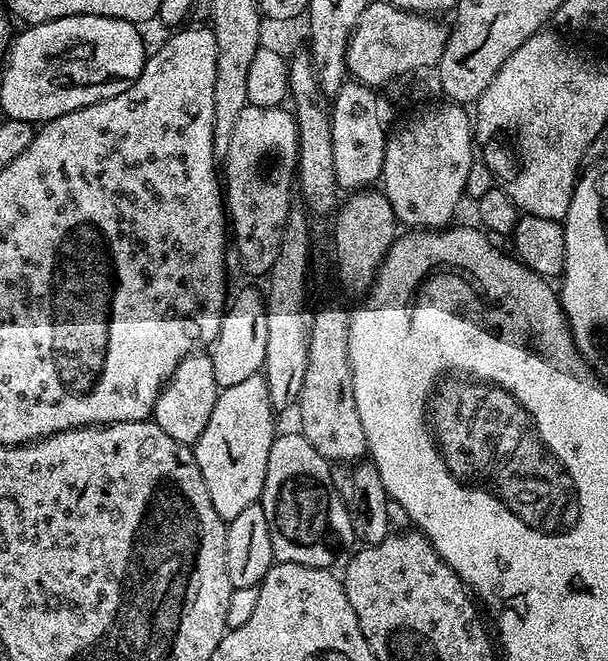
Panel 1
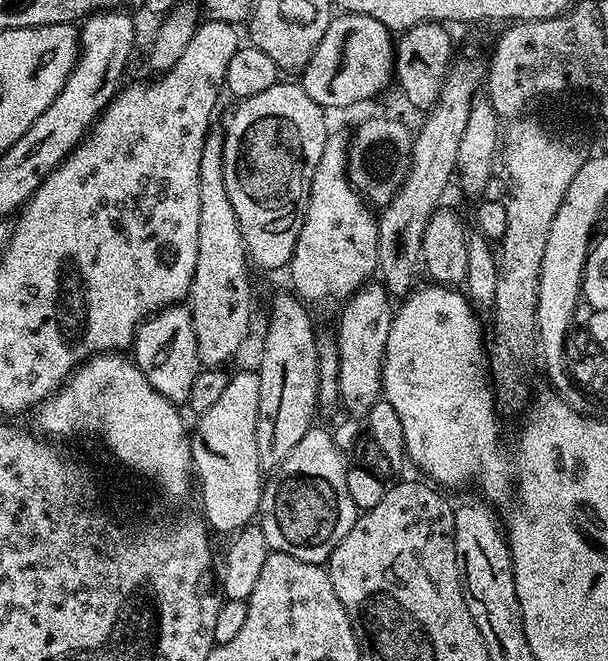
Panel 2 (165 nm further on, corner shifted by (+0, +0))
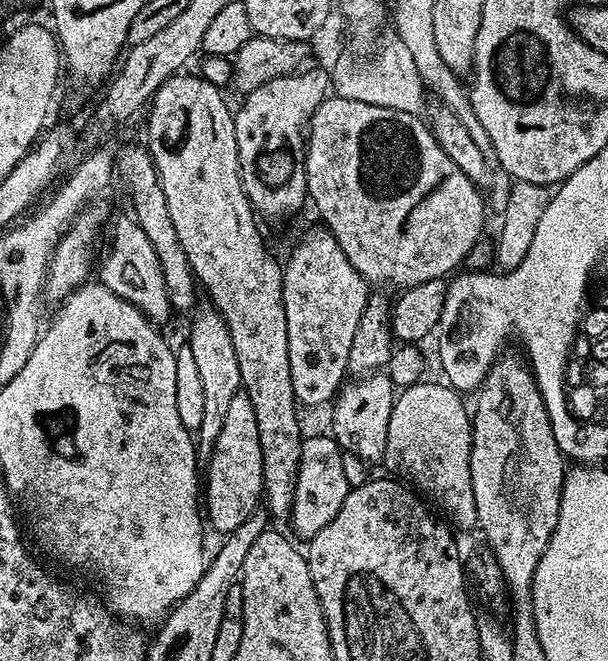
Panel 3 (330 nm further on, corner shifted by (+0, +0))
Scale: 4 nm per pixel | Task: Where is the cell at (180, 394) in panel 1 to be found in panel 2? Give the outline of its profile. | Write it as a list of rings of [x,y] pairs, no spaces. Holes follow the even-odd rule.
[[[187,303],[170,304],[152,313],[137,326],[134,359],[150,386],[154,386],[154,390],[158,390],[162,398],[177,406],[187,405],[190,390],[196,385],[196,379],[202,370],[198,358],[198,342],[194,338],[192,309]]]

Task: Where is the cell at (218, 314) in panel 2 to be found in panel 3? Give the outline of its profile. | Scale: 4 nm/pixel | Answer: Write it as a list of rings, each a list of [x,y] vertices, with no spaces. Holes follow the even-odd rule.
[[[211,306],[202,308],[191,317],[193,320],[188,328],[187,355],[194,362],[198,379],[202,382],[202,426],[198,433],[198,452],[201,457],[207,458],[211,456],[218,442],[218,433],[222,430],[230,401],[233,400],[234,394],[241,392],[242,385],[238,357],[234,354],[234,342],[230,342],[230,330],[222,314]]]

